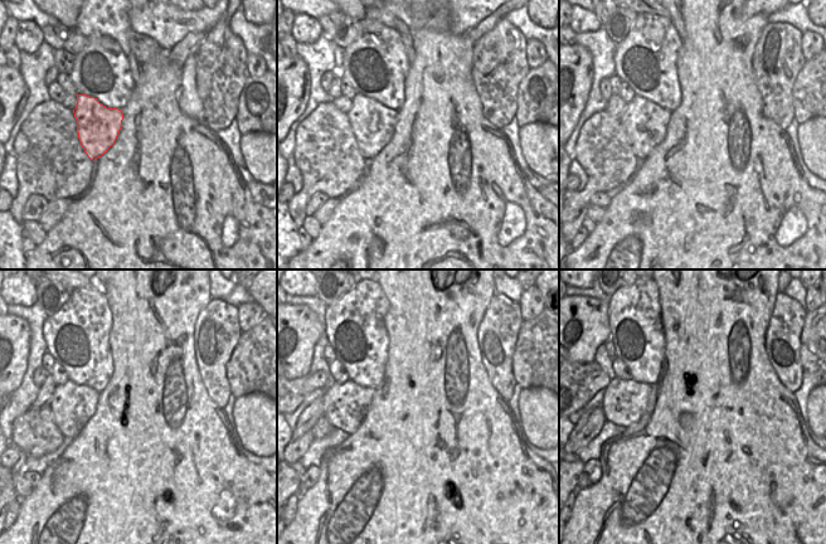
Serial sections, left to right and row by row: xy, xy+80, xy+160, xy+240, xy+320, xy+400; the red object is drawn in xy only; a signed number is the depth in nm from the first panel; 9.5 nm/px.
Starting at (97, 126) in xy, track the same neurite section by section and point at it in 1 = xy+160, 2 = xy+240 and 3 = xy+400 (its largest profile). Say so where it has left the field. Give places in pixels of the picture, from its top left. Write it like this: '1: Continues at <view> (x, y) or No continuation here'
1: Continues at xy+160 (645, 122)
2: Continues at xy+240 (73, 406)
3: Continues at xy+400 (623, 403)

